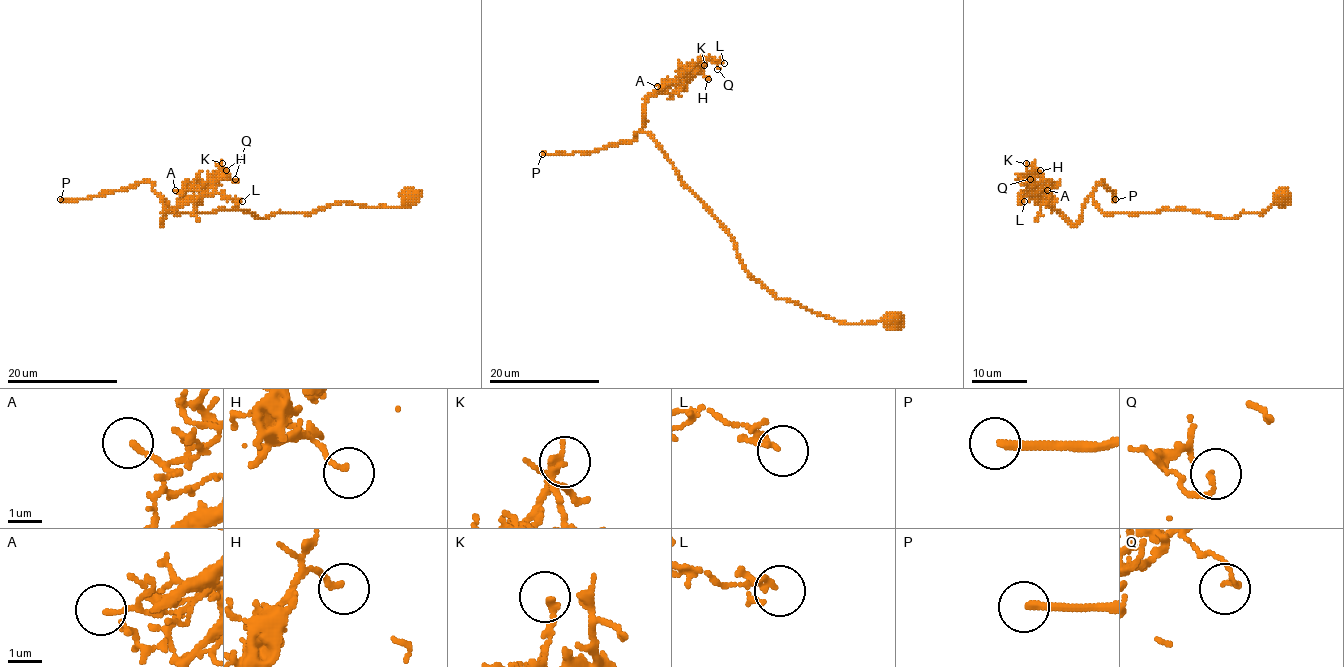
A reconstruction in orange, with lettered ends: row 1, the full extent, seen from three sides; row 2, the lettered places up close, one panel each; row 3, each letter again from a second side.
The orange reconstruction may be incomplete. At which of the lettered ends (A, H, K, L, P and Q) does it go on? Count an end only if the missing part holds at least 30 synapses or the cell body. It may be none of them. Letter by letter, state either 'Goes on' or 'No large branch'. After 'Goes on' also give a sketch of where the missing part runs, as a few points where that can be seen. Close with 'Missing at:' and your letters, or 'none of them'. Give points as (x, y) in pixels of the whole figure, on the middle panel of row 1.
A: No large branch
H: No large branch
K: No large branch
L: No large branch
P: Goes on
Q: No large branch
Missing at: P

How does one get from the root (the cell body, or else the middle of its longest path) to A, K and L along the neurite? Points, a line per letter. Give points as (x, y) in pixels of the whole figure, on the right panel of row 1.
A: (1283, 198), (1283, 208), (1219, 217), (1104, 213), (1090, 197), (1070, 223), (1044, 201), (1047, 190)
K: (1283, 198), (1283, 208), (1219, 217), (1104, 213), (1090, 197), (1070, 223), (1034, 194), (1026, 163)
L: (1283, 198), (1283, 208), (1219, 217), (1104, 213), (1090, 197), (1076, 223), (1022, 193), (1024, 201)

